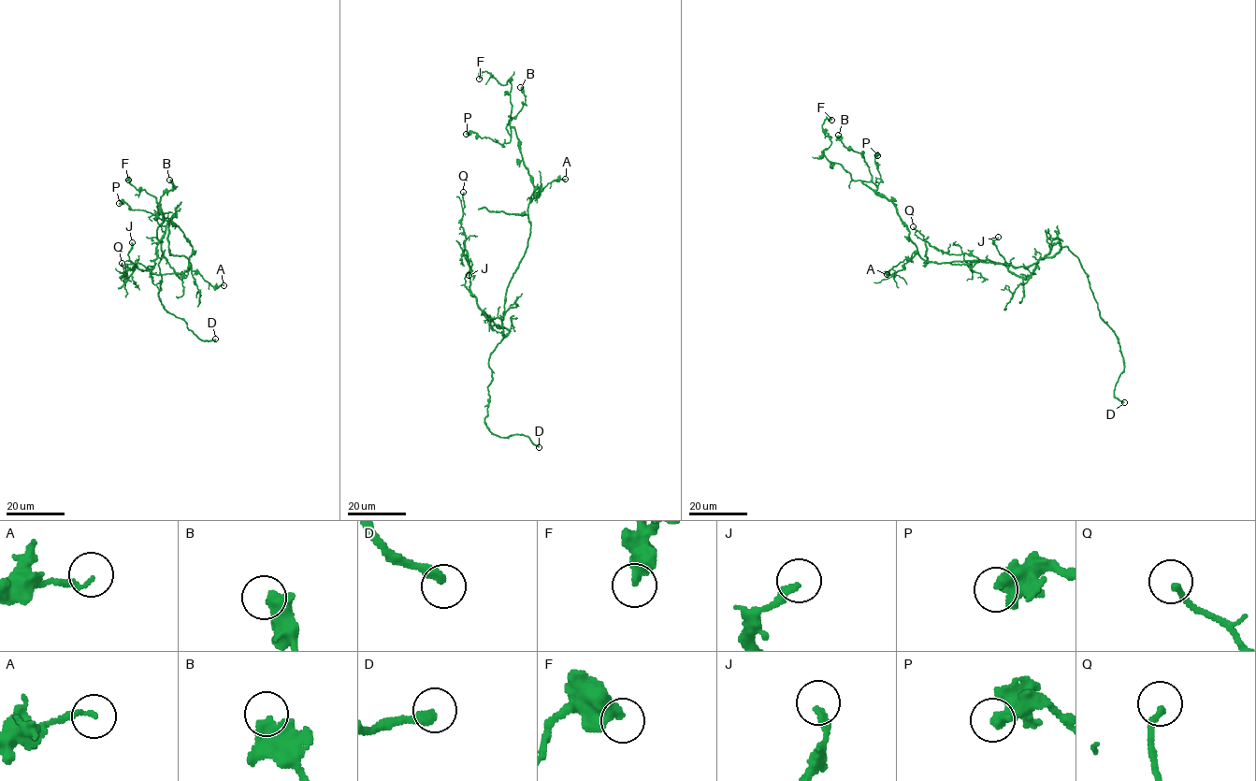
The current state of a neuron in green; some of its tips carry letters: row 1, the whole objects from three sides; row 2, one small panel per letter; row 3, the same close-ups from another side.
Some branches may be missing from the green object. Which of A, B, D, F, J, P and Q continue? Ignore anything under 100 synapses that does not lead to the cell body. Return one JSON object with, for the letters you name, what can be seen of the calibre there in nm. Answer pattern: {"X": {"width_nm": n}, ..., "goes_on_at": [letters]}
{"D": {"width_nm": 320}, "goes_on_at": ["D"]}

